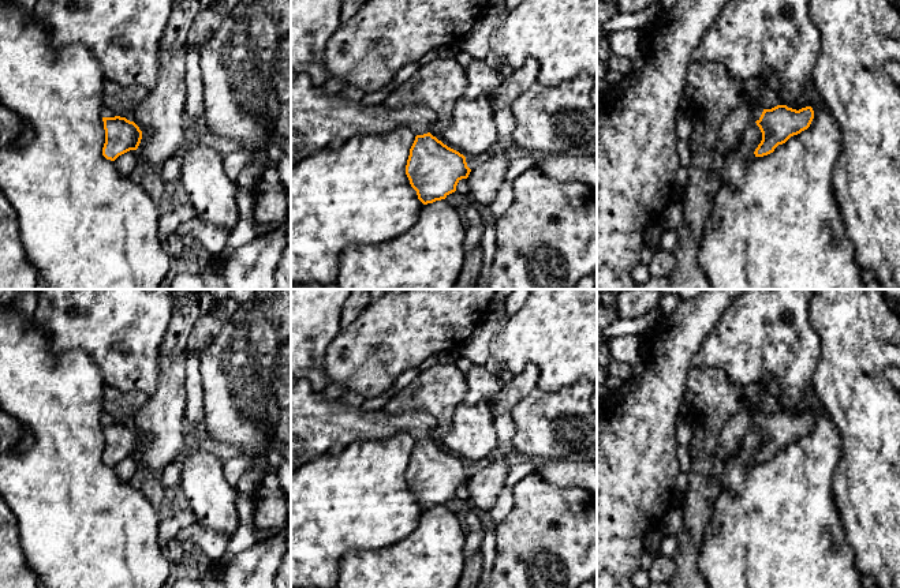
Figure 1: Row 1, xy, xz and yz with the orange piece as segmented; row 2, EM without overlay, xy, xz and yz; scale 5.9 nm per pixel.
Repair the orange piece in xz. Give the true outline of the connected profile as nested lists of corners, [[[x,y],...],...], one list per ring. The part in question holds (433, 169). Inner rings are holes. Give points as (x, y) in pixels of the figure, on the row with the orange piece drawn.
[[[300,74],[291,79],[291,168],[328,147],[335,138],[347,141],[406,127],[415,134],[406,175],[418,199],[423,205],[433,203],[455,192],[458,183],[471,172],[463,154],[429,132],[436,120],[437,115],[425,105],[392,109],[343,100]]]

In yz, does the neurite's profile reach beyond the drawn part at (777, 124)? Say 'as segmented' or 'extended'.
extended

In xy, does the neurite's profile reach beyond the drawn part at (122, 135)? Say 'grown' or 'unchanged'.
grown

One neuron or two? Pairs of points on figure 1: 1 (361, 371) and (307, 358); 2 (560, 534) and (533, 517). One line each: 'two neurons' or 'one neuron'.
1: two neurons
2: one neuron

